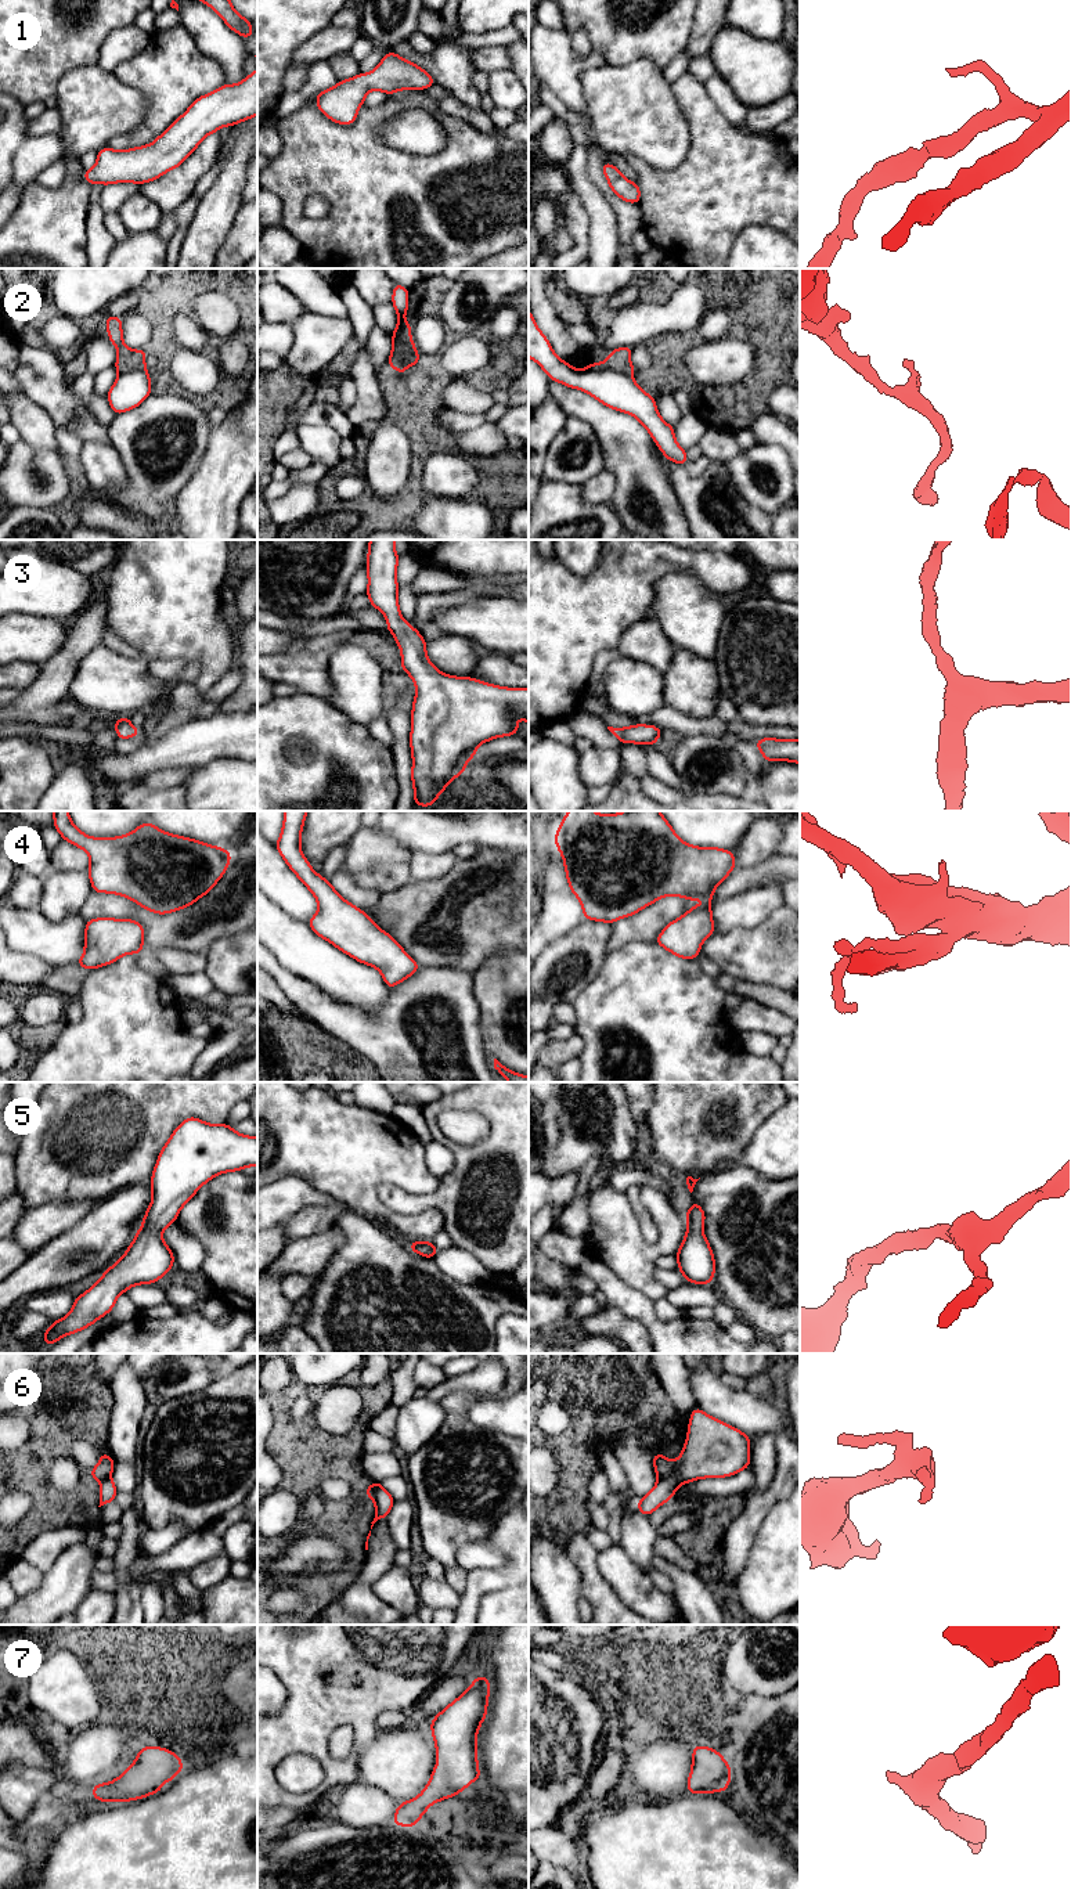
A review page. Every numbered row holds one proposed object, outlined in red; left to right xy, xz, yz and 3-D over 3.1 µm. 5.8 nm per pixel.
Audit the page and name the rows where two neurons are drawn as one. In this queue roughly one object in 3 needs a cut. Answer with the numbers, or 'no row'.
2, 6

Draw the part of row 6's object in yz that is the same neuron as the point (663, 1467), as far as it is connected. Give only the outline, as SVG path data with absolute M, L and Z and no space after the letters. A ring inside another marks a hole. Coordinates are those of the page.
M659 1452L653 1456L653 1466L657 1478L663 1479L674 1474L678 1466L678 1459L668 1460Z

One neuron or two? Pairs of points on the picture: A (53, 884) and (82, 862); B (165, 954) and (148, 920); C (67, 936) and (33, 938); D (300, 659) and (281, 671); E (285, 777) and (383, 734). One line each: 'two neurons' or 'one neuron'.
A: two neurons
B: two neurons
C: one neuron
D: one neuron
E: two neurons

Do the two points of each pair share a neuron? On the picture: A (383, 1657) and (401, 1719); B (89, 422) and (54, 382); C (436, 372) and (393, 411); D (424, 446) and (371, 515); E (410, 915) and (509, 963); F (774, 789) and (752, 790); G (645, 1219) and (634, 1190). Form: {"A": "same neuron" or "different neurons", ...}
{"A": "different neurons", "B": "same neuron", "C": "same neuron", "D": "same neuron", "E": "different neurons", "F": "different neurons", "G": "same neuron"}

